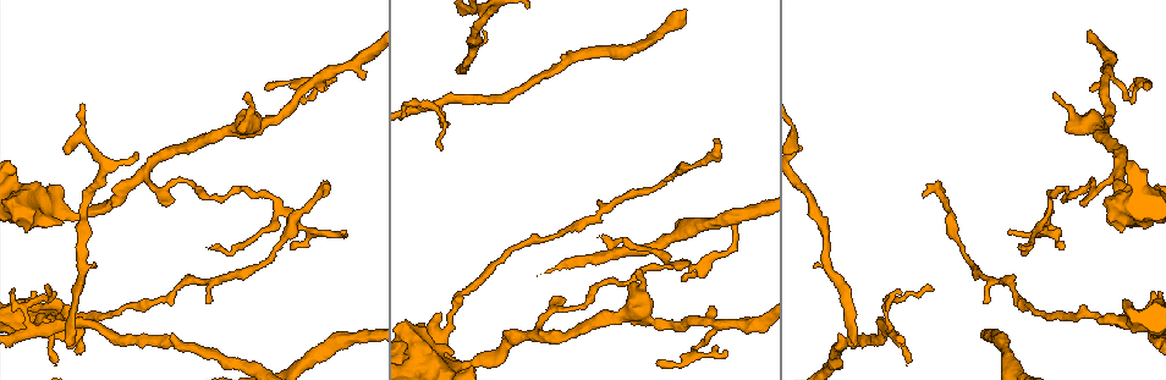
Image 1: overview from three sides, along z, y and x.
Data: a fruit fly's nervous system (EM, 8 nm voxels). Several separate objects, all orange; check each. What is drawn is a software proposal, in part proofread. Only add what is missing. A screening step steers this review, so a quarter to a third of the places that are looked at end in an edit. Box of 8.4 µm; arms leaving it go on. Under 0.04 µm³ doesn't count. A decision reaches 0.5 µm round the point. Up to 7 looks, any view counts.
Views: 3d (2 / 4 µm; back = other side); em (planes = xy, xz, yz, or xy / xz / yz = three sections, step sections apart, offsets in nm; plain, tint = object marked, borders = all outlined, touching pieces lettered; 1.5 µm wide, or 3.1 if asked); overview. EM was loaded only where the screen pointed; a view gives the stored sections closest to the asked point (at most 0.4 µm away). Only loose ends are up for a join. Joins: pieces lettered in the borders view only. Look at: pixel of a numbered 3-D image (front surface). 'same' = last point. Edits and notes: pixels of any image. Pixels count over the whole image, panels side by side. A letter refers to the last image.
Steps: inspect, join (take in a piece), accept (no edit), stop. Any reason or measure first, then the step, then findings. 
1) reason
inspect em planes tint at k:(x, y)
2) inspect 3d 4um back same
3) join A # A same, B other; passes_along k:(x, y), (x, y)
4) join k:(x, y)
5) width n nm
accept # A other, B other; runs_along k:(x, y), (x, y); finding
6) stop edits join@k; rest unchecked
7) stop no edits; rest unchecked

inspect 3d 2um at 1:(1064, 248)

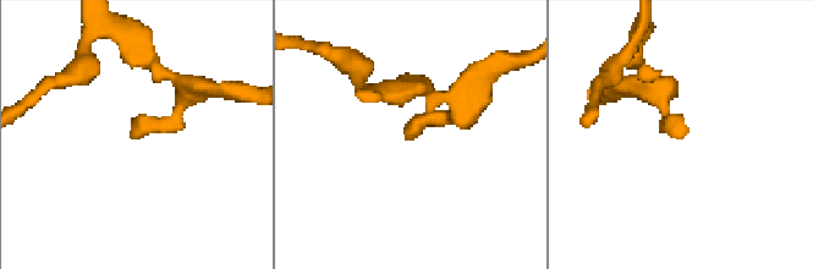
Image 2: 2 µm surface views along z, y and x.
now the EM
inspect em xy step 4 borders at 2:(683, 137)

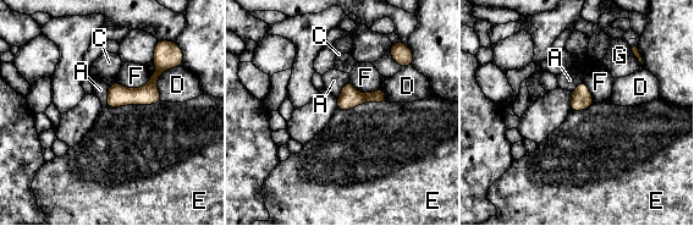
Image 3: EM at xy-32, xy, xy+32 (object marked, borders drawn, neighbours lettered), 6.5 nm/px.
cut it another way
inspect em planes borders same

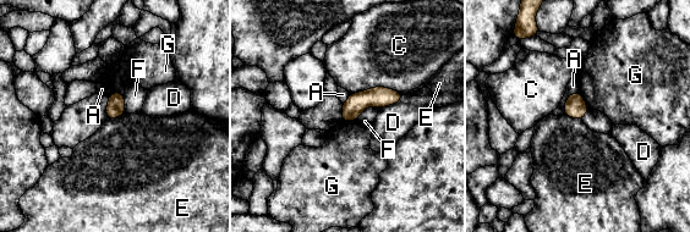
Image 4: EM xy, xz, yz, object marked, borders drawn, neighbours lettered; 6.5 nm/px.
width 110 nm; longest_contact C 340 nm
accept # A other, C other, D other, E other, F other, G other; none of them fits

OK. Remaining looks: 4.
an open end
inspect 3d 4um back at 1:(640, 272)

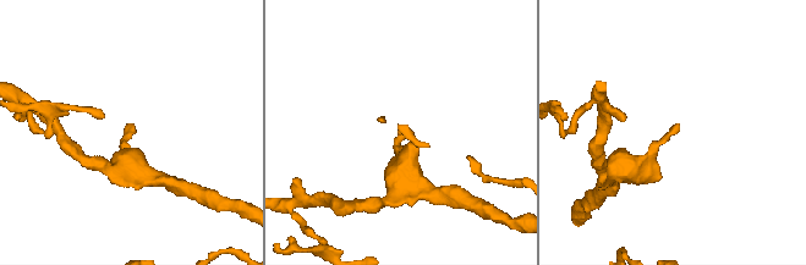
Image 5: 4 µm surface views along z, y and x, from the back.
inspect em planes tint at 5:(129, 127)

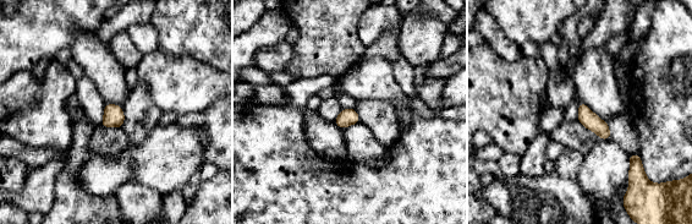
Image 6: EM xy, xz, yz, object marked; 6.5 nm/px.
inspect em planes borders same

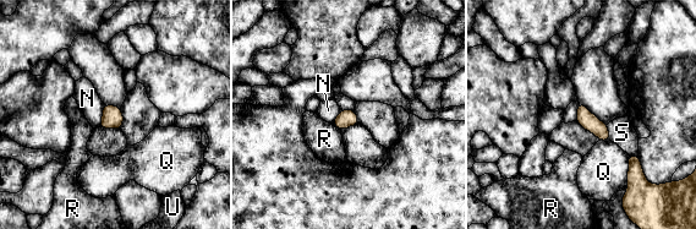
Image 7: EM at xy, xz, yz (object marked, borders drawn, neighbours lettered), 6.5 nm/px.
accept # N other, Q other, R other, S other, U other; no lettered piece goes on from it

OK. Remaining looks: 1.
stop no edits; rest unchecked

